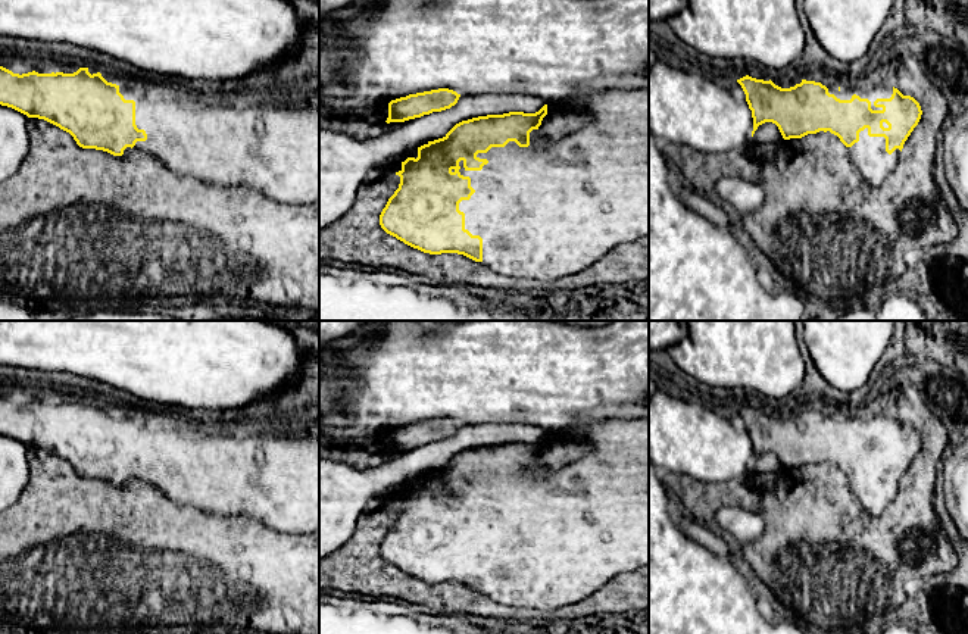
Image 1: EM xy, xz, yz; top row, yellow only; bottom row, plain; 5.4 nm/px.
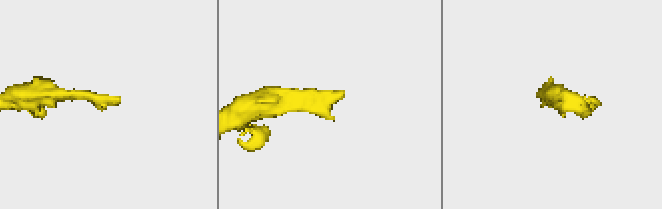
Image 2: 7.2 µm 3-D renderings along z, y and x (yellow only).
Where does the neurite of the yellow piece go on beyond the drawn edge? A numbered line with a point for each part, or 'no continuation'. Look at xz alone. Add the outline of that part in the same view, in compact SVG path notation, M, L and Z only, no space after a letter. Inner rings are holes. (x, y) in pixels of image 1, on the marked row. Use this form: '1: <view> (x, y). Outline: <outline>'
1: xz (547, 211). Outline: M611 84L603 91L547 101L546 104L555 110L571 109L584 113L590 118L590 122L550 144L543 144L535 137L535 129L533 129L528 147L519 147L515 141L509 141L505 147L491 147L487 153L478 153L477 157L488 160L481 171L466 171L463 160L459 162L460 175L469 177L471 187L475 190L469 200L459 203L459 210L465 213L465 229L483 238L483 265L496 274L512 278L537 281L559 279L588 268L619 244L649 235L649 84Z

